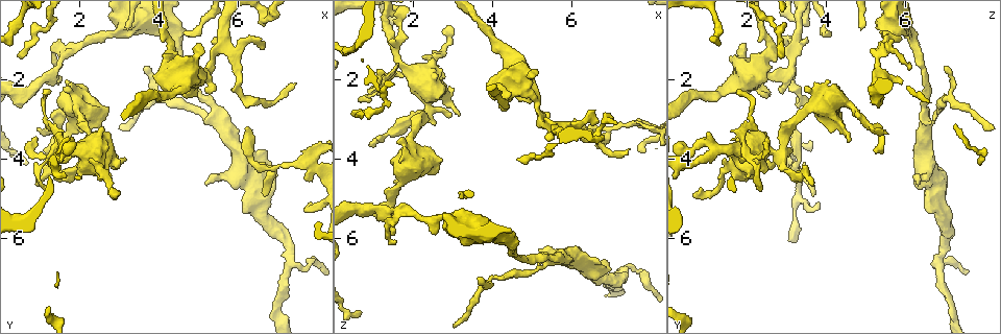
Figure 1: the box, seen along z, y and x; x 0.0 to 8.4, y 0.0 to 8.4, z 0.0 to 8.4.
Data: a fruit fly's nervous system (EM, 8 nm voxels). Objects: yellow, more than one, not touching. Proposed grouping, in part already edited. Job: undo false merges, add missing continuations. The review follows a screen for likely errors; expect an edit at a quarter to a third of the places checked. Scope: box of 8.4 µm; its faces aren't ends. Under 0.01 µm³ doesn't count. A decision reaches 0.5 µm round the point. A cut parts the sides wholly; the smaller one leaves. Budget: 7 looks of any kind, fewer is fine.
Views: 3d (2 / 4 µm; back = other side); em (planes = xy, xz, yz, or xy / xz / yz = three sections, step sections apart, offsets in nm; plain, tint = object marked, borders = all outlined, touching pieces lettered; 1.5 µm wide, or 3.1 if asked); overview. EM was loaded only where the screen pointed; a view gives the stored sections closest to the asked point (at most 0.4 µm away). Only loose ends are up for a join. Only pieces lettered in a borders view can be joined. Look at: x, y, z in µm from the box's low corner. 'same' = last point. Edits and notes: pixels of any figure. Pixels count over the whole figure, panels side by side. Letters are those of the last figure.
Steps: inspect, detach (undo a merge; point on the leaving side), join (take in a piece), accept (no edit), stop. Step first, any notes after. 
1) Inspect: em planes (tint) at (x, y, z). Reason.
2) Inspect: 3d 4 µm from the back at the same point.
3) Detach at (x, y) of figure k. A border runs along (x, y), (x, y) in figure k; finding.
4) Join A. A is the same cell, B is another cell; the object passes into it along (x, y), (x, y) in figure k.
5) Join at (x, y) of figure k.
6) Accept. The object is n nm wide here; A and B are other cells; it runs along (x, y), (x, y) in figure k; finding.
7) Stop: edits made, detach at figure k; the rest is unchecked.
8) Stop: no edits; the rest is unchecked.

Inspect: em yz step 8 (borders) at (0.90, 4.55, 3.70). Branch stops here.

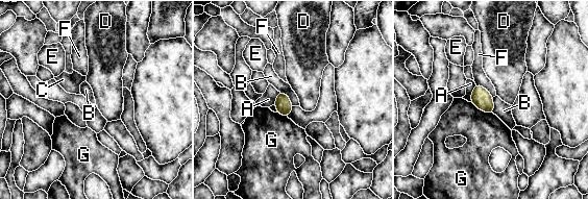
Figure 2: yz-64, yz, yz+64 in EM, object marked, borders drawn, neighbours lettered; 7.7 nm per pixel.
Accept. A, B, C, D, E, F and G are other cells; none of them fits.

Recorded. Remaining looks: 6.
Inspect: em planes (borders) at (1.60, 2.20, 3.55). Free end.

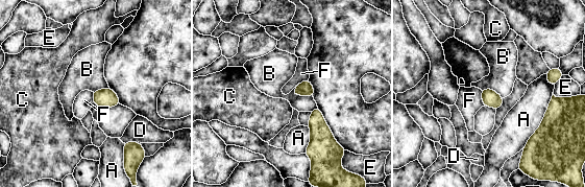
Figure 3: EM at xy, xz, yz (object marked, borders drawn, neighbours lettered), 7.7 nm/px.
Accept. The object is 110 nm wide here; A, B, C, D, E and F are other cells; a border runs along (293, 89), (294, 95), (313, 98) in figure 3; none of them fits.

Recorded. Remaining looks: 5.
Inspect: 3d 4 µm at (5.50, 2.95, 6.50). Two arms at a narrow angle.

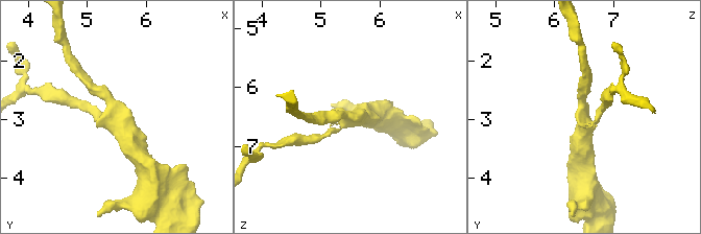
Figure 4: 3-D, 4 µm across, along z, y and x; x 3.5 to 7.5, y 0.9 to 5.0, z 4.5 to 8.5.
Inspect: em xz step 8 (tint) at (5.45, 2.95, 6.50). Need the tissue.

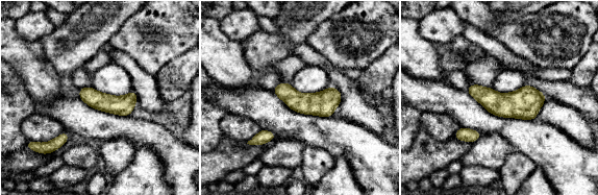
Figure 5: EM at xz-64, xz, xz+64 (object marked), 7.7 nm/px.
Inspect: em planes (borders) at the same point.

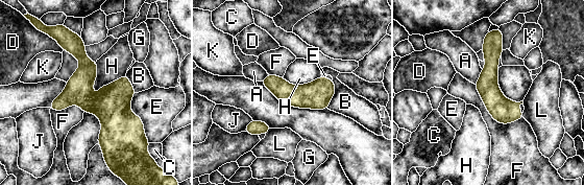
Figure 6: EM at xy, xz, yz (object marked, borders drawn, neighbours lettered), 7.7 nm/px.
Accept. The object is 180 nm wide here; the longest contact is with F, 460 nm; A, B, C, D, E, F, G, H, J, K and L are other cells; one neuron here.

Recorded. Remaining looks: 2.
Stop: no edits; the rest is unchecked.

